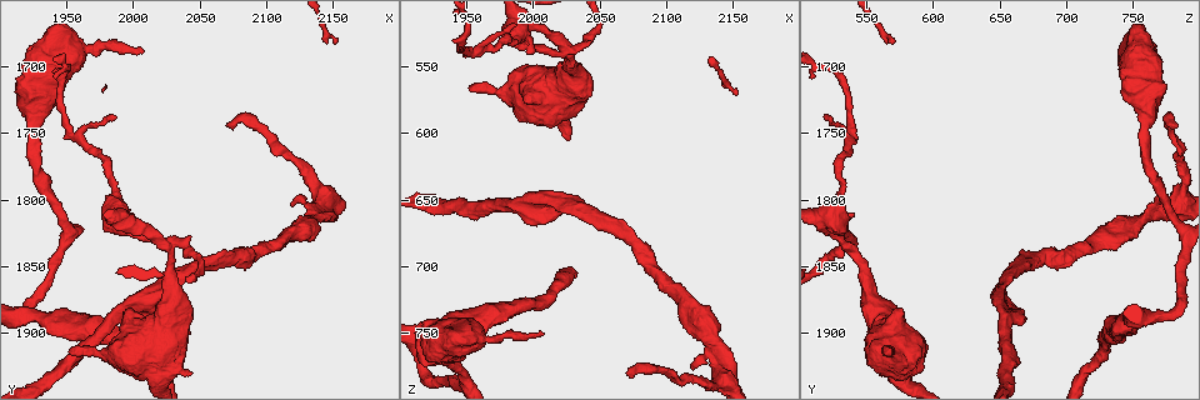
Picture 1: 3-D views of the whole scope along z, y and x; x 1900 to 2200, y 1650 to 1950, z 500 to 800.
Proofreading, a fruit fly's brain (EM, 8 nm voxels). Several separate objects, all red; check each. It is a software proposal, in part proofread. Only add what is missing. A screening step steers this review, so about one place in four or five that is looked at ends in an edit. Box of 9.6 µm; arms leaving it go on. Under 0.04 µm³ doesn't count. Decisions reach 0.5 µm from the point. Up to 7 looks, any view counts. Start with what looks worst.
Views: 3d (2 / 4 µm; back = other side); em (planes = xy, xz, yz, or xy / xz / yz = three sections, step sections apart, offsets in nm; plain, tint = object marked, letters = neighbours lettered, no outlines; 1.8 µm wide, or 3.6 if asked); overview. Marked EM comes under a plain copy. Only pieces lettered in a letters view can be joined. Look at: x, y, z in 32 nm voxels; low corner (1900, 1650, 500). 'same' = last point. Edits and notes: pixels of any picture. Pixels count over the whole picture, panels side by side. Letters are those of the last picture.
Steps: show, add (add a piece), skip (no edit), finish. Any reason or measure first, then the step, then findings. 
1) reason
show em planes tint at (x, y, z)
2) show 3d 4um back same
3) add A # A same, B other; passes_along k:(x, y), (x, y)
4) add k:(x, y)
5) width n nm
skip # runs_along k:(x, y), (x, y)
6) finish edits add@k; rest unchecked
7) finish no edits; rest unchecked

an open end
show em planes letters at (1950, 1914, 564)

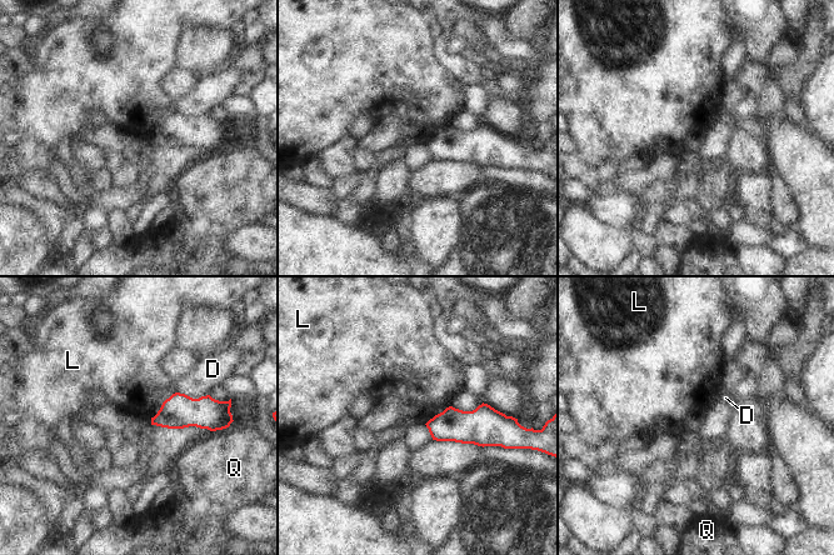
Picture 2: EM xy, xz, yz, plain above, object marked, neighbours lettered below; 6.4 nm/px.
skip # D other, L other, Q other; border 2:(175, 391), (151, 418); no lettered piece goes on from it

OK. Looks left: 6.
free end
show em xy step 8 tint at (2074, 1742, 784)

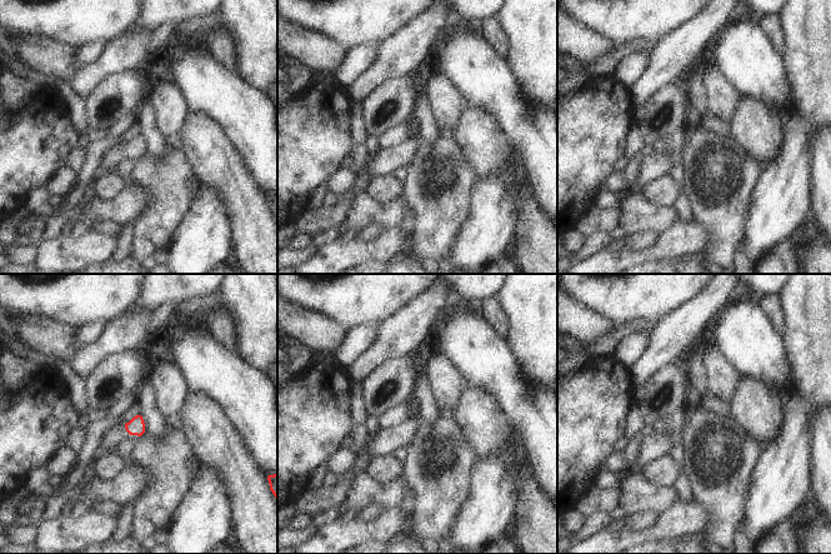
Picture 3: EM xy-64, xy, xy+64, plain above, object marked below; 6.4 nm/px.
see the neighbours
show em xy step 8 letters same

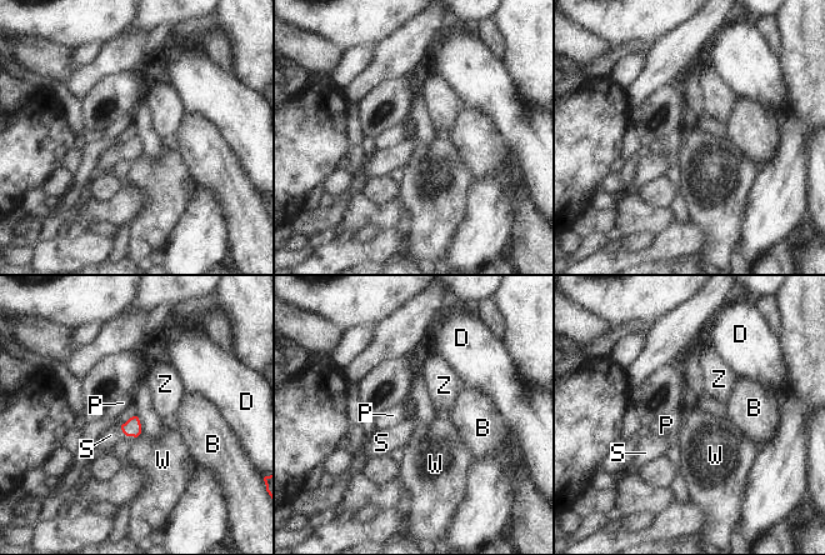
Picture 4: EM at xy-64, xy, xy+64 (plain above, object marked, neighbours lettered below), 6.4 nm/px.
width 110 nm
add S # B other, D other, P other, S same, W other, Z other; passes_along 4:(131, 428), (126, 435), (110, 435); it goes on there

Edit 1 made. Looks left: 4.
an open end
show 3d 4um back at (2006, 1880, 664)

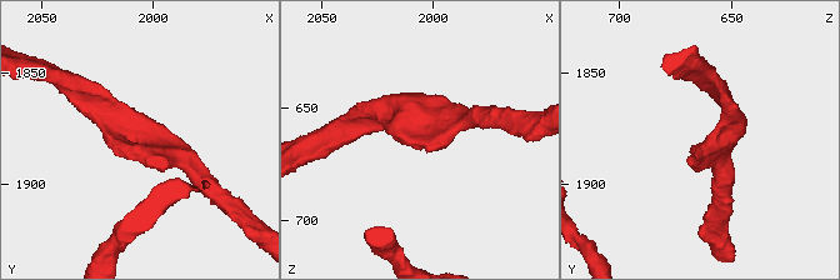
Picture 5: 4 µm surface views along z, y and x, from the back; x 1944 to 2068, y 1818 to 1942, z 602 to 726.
now the EM
show em planes letters at (2007, 1882, 665)

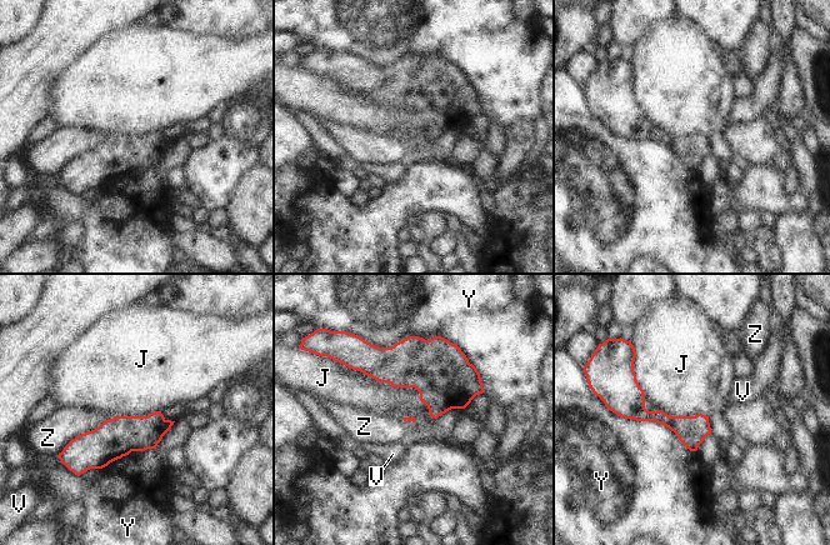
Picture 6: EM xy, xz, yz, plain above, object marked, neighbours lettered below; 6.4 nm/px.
longest_contact Y 850 nm
skip # J other, V other, Y other, Z other; runs_along 6:(168, 423), (70, 453); none of them fits

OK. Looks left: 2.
finish edits add@4; rest unchecked

